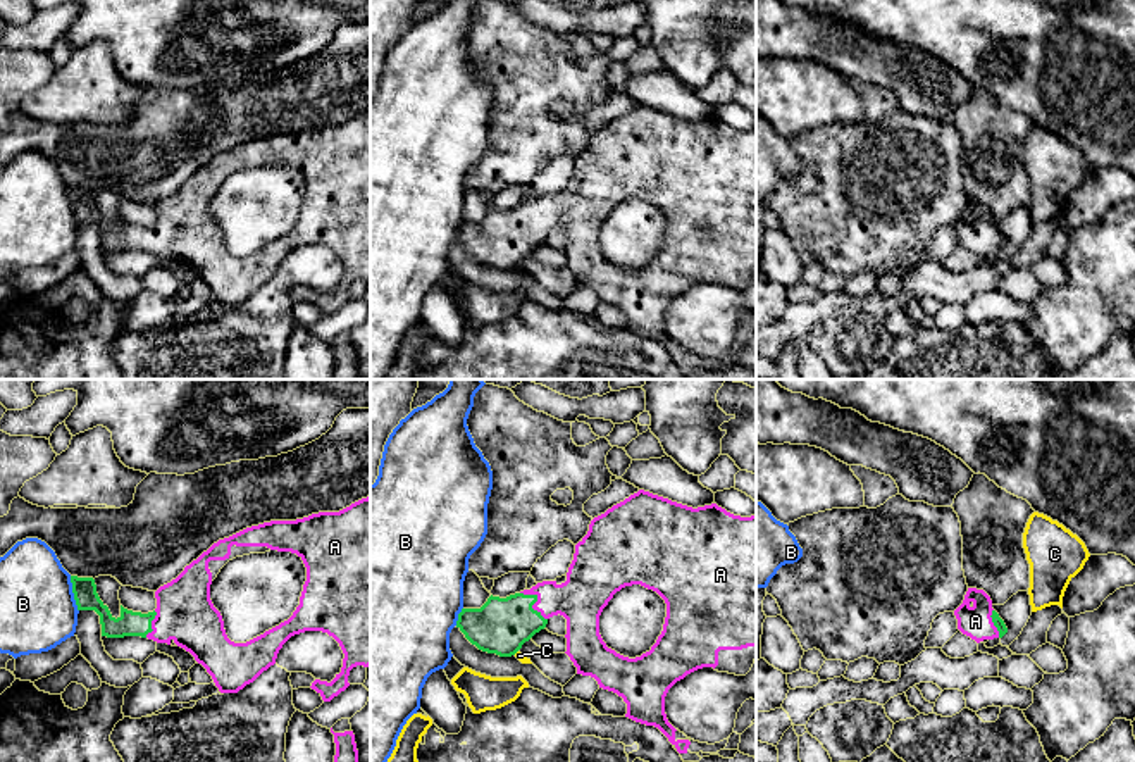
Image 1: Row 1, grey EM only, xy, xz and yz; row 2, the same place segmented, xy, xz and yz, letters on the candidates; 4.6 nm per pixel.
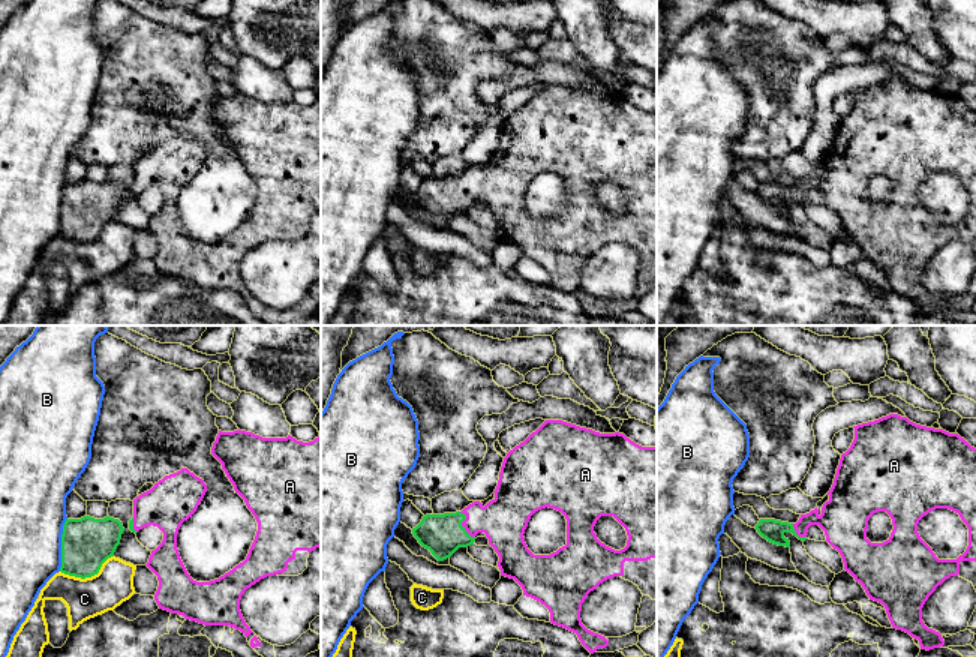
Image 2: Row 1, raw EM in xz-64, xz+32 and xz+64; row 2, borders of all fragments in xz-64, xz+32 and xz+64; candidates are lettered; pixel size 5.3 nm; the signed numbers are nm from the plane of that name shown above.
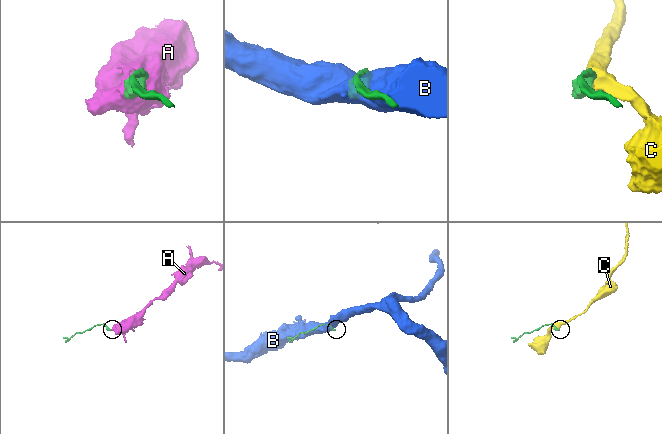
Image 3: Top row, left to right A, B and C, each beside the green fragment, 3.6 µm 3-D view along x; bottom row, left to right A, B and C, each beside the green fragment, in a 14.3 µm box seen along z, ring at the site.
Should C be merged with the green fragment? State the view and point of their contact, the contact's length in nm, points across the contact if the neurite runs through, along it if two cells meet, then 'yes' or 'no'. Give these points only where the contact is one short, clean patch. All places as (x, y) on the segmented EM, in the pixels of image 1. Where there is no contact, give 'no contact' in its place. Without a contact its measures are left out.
meets green in xz at (515, 652); contact 30 nm long; no

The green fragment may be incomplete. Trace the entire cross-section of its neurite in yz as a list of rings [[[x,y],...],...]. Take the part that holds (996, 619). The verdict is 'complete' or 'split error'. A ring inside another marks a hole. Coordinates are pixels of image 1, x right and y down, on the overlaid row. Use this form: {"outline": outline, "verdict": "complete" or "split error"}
{"outline": [[[968,588],[954,615],[958,629],[977,643],[1002,638],[1008,633],[1004,621],[992,609],[992,600],[983,590]]], "verdict": "split error"}

